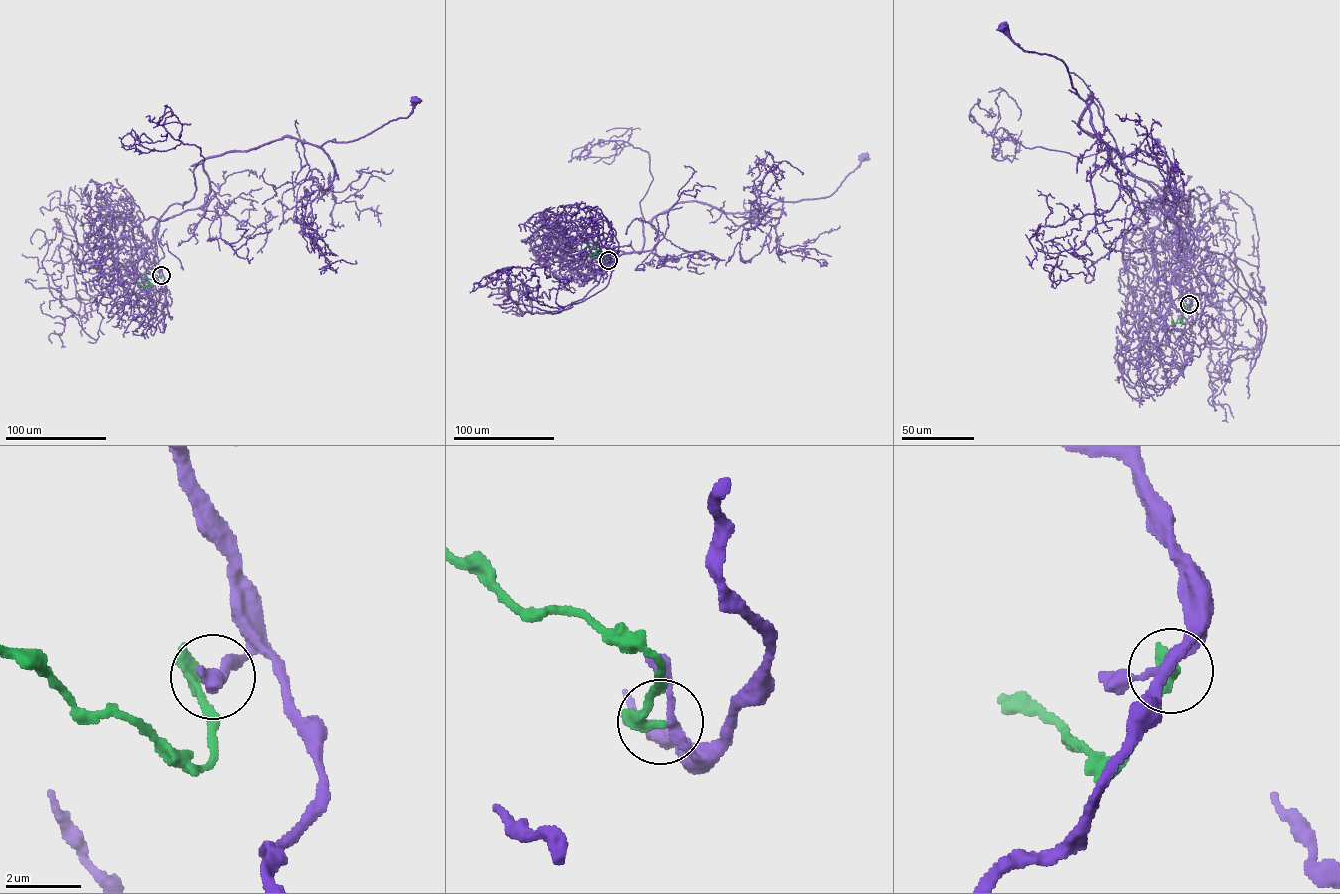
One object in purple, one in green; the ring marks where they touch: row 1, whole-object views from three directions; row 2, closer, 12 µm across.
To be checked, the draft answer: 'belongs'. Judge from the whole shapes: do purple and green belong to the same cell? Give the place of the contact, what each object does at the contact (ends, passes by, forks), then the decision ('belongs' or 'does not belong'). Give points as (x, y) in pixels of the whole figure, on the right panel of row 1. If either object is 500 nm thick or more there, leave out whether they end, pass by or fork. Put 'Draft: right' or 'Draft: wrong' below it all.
at (1189, 304); purple passes by; green ends there; belongs
Draft: right

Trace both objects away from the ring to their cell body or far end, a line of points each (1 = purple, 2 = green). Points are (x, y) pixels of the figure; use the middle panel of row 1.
1: (608, 260), (652, 250), (658, 231), (651, 220), (677, 203), (741, 213), (823, 198), (862, 157)
2: (608, 260), (602, 255), (590, 255), (597, 253), (594, 247), (588, 247)

